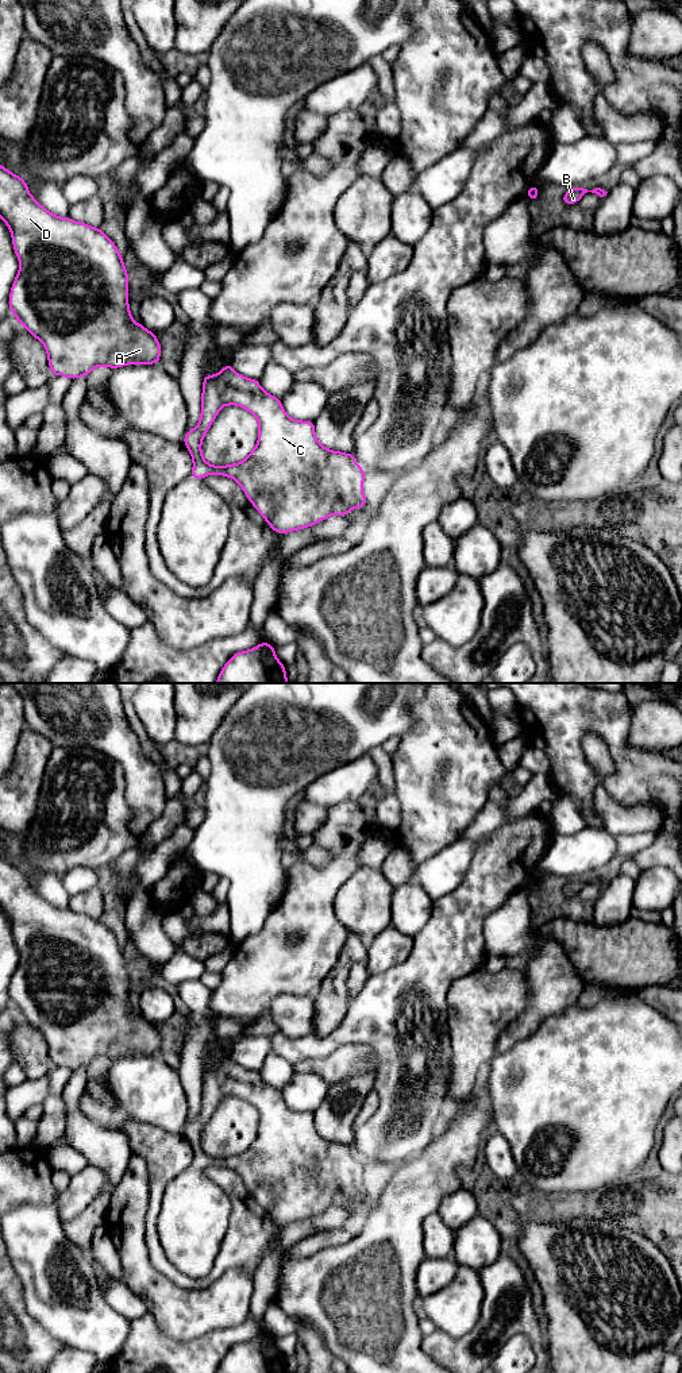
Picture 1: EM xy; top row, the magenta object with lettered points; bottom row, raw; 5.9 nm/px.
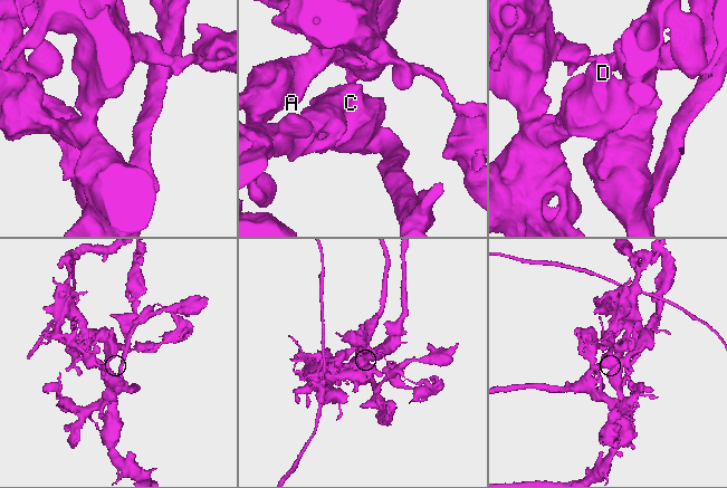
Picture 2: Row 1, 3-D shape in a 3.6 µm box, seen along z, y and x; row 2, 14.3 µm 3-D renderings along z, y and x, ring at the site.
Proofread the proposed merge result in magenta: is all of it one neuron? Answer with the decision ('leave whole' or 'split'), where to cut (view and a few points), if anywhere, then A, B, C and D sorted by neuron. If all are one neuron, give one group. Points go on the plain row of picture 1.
split; cut xy (536, 879), (528, 887); groups A D / B C

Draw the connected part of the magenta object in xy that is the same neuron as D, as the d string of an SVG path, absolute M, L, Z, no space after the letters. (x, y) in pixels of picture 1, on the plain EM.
M1 856L0 909L11 921L20 954L9 986L11 1004L43 1034L54 1067L76 1071L99 1057L159 1054L157 1026L132 1011L123 948L100 919L54 907L30 886L22 868Z

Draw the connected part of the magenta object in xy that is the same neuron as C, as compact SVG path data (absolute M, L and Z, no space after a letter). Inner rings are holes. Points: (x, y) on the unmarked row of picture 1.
M231 1053L219 1065L204 1067L200 1112L194 1121L186 1123L184 1135L193 1150L193 1169L204 1170L209 1165L216 1165L235 1170L277 1224L315 1216L332 1206L347 1207L352 1199L361 1200L367 1195L363 1184L365 1161L357 1156L354 1145L323 1138L315 1127L313 1112L290 1110L280 1089L266 1084L259 1072L234 1062ZM224 1096L242 1098L257 1108L258 1134L244 1152L212 1157L203 1149L201 1133Z

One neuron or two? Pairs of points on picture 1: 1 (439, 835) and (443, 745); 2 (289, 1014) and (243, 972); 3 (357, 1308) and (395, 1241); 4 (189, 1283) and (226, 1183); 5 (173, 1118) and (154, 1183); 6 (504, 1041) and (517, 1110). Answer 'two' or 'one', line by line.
1: one
2: two
3: one
4: one
5: two
6: two

